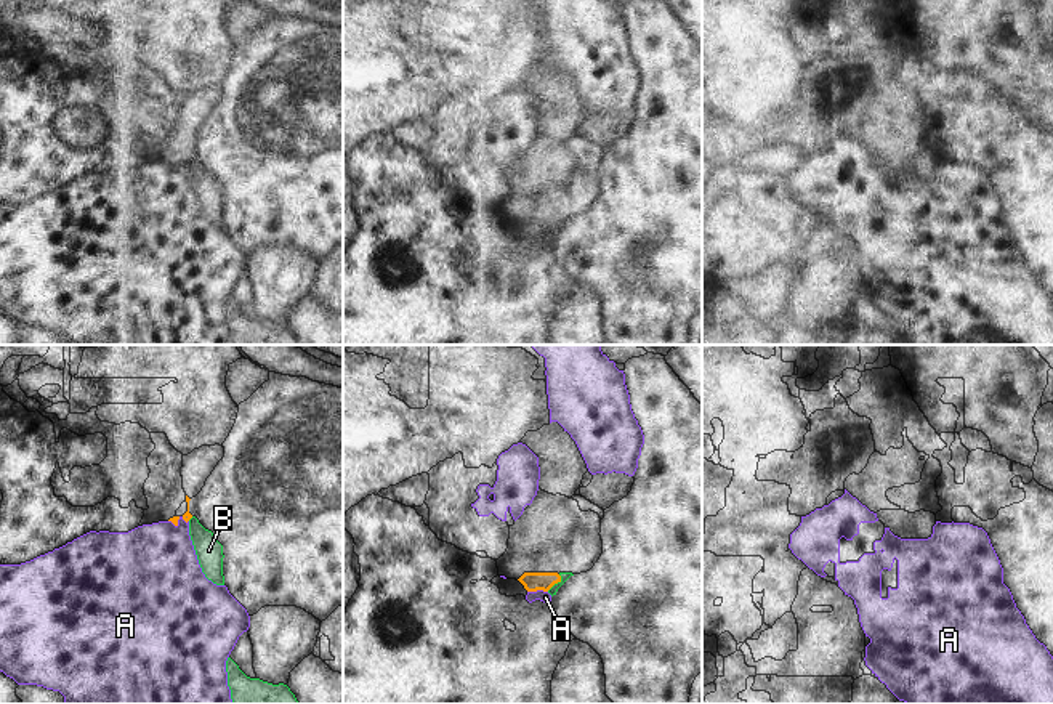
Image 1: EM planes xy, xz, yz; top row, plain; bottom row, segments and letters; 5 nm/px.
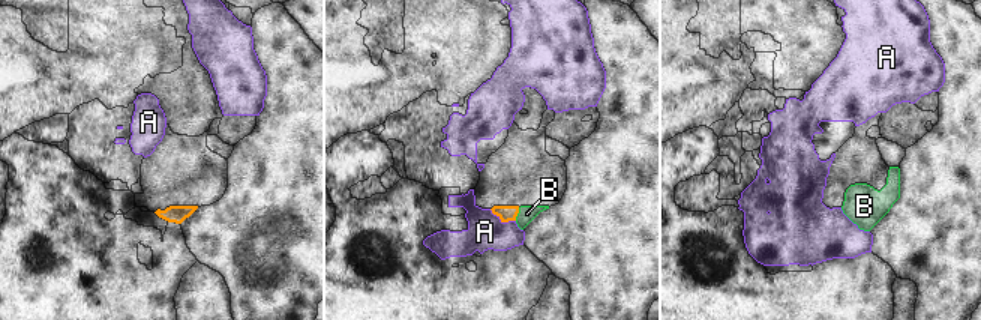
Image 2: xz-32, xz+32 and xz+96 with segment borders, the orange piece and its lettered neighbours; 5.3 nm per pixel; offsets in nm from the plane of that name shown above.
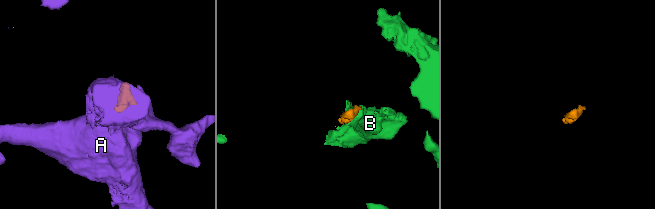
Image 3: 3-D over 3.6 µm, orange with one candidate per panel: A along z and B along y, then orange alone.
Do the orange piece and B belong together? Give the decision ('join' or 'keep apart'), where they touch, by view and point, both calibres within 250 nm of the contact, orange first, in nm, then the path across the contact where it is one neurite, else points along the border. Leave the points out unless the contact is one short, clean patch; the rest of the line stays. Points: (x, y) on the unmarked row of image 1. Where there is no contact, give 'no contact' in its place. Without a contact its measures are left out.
join | xz (555, 223) | 100/50 nm | across xz (532, 222), (555, 223), (564, 217)

